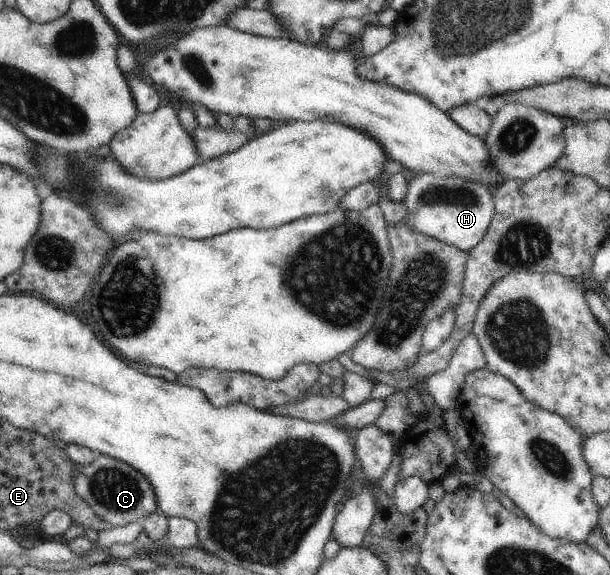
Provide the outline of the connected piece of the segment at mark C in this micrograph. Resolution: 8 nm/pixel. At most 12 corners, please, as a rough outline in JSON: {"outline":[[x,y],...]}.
{"outline":[[100,454],[76,494],[113,527],[158,511],[147,477]]}

